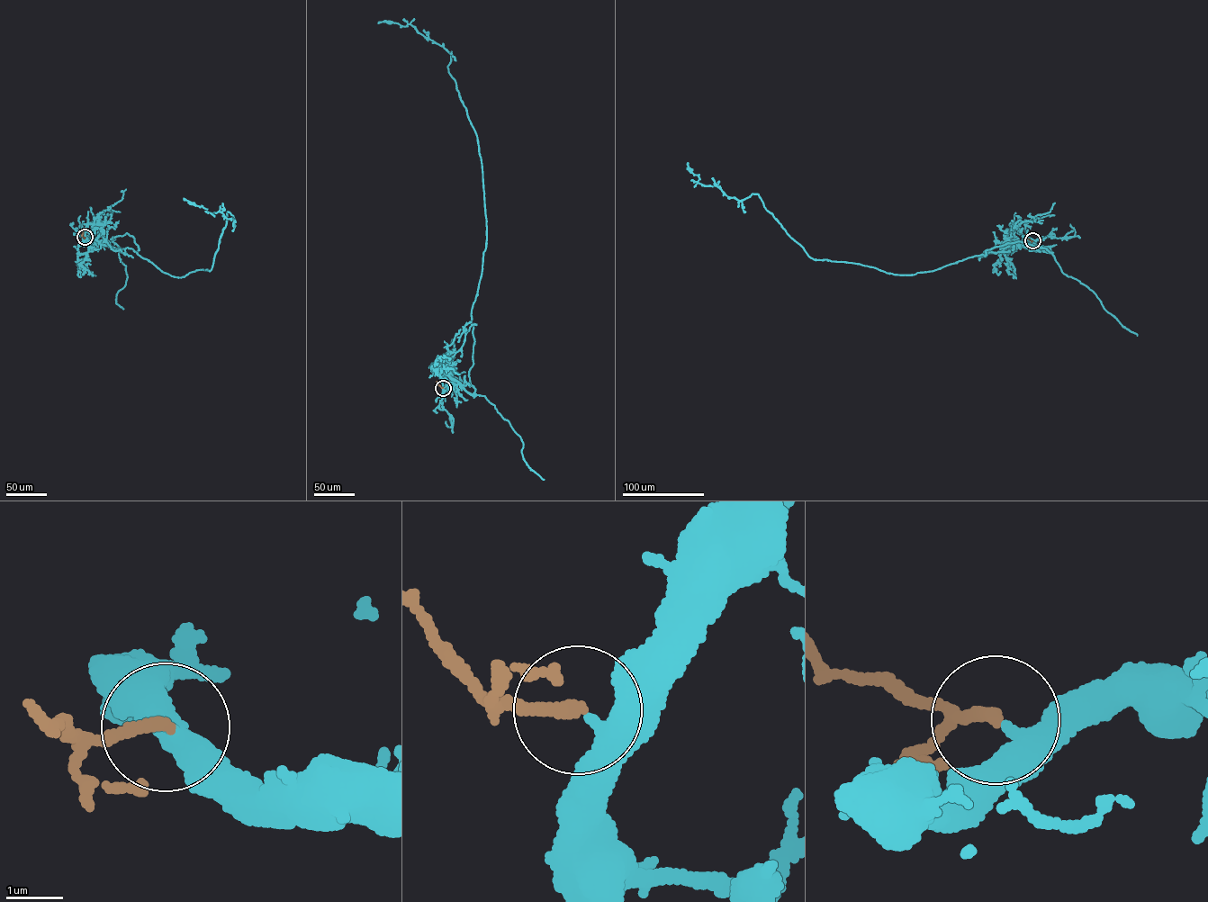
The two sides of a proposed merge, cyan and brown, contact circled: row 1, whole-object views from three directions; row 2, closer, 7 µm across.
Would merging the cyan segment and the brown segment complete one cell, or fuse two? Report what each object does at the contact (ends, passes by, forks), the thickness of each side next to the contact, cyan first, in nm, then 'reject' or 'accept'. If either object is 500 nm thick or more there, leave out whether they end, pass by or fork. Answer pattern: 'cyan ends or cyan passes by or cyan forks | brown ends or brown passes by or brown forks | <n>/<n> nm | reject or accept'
cyan passes by | brown ends | 360/240 nm | accept

